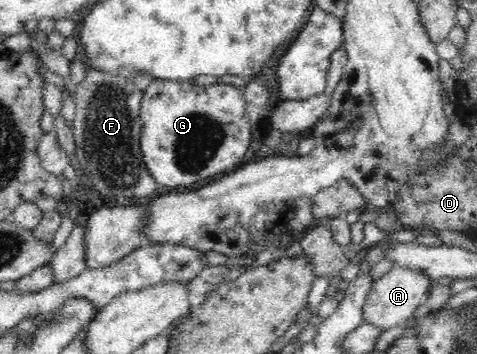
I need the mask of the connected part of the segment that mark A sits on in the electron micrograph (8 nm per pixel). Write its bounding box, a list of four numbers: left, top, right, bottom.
[363,266,433,330]

